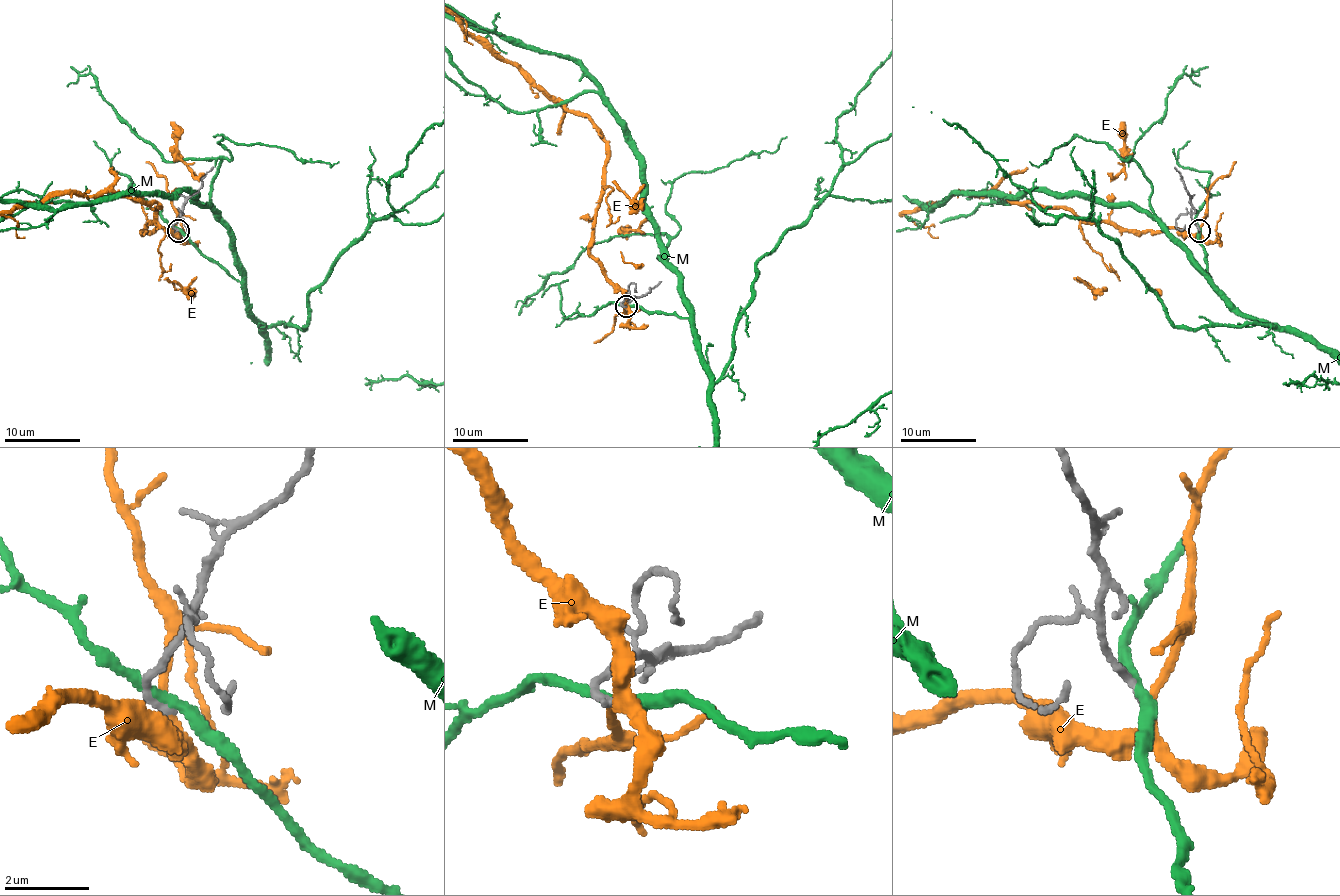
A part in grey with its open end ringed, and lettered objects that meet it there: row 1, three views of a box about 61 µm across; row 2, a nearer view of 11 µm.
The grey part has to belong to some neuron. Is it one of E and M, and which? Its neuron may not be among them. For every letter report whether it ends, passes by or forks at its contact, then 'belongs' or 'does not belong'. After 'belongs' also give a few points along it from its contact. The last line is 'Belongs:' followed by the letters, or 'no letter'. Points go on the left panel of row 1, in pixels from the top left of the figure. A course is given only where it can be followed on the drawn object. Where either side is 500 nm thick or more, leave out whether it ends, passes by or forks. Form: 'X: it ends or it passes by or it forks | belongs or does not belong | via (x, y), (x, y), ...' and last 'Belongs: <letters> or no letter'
E: it forks | does not belong
M: it passes by | does not belong
Belongs: no letter

